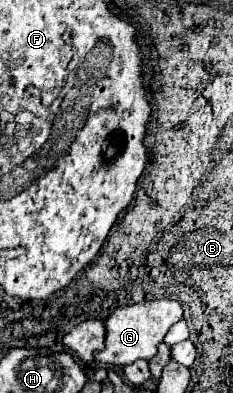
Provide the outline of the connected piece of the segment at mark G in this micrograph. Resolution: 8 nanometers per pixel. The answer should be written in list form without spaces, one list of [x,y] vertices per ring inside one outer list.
[[[172,299],[144,301],[128,307],[120,307],[120,313],[112,313],[106,319],[106,345],[94,357],[102,365],[124,367],[138,359],[152,359],[158,351],[158,343],[164,341],[168,329],[182,319],[182,305]]]

